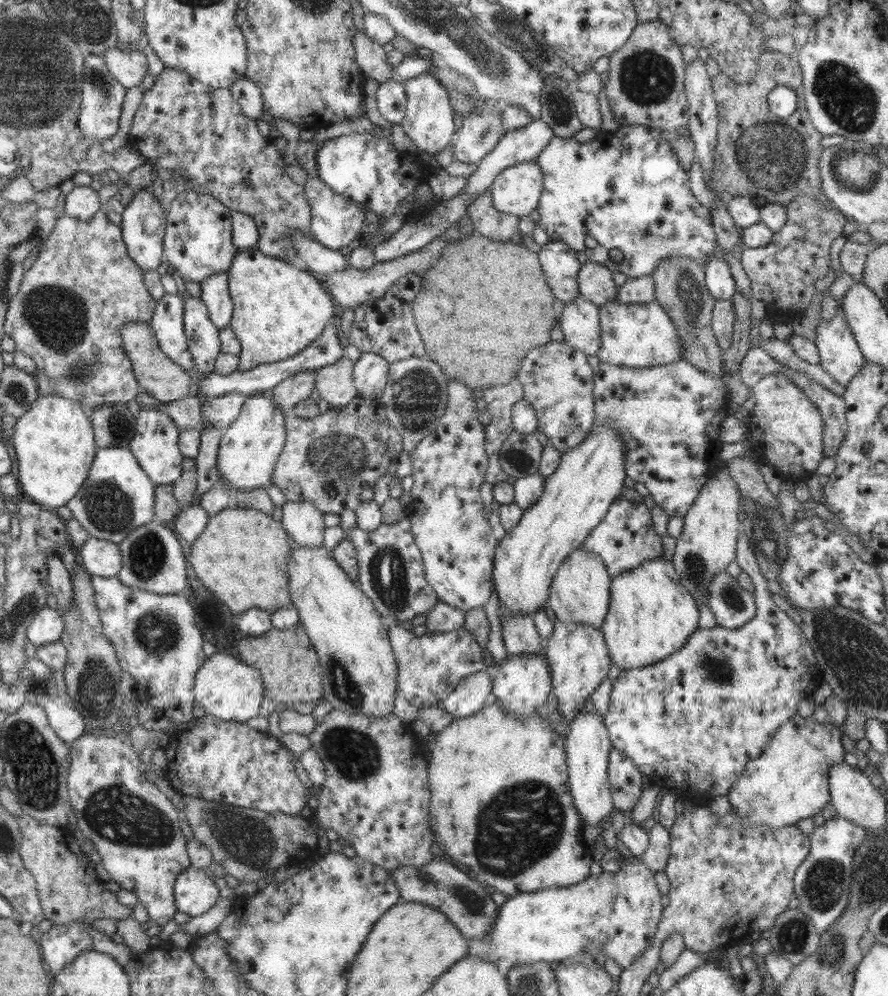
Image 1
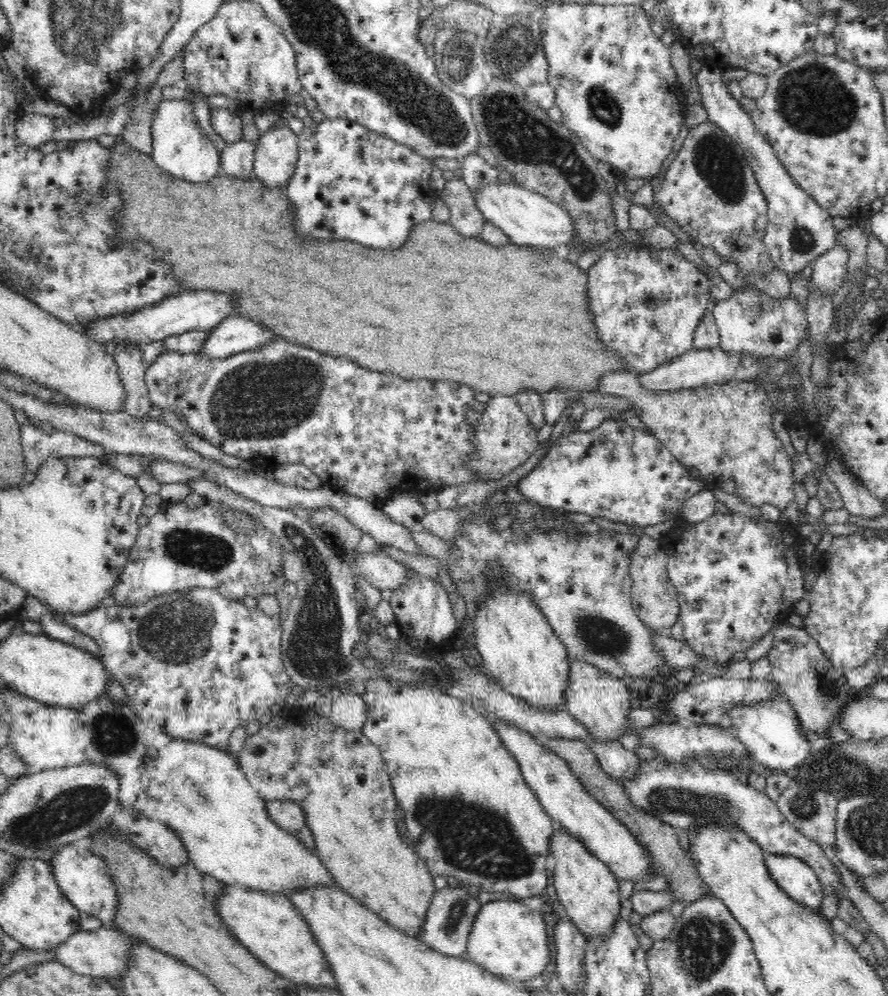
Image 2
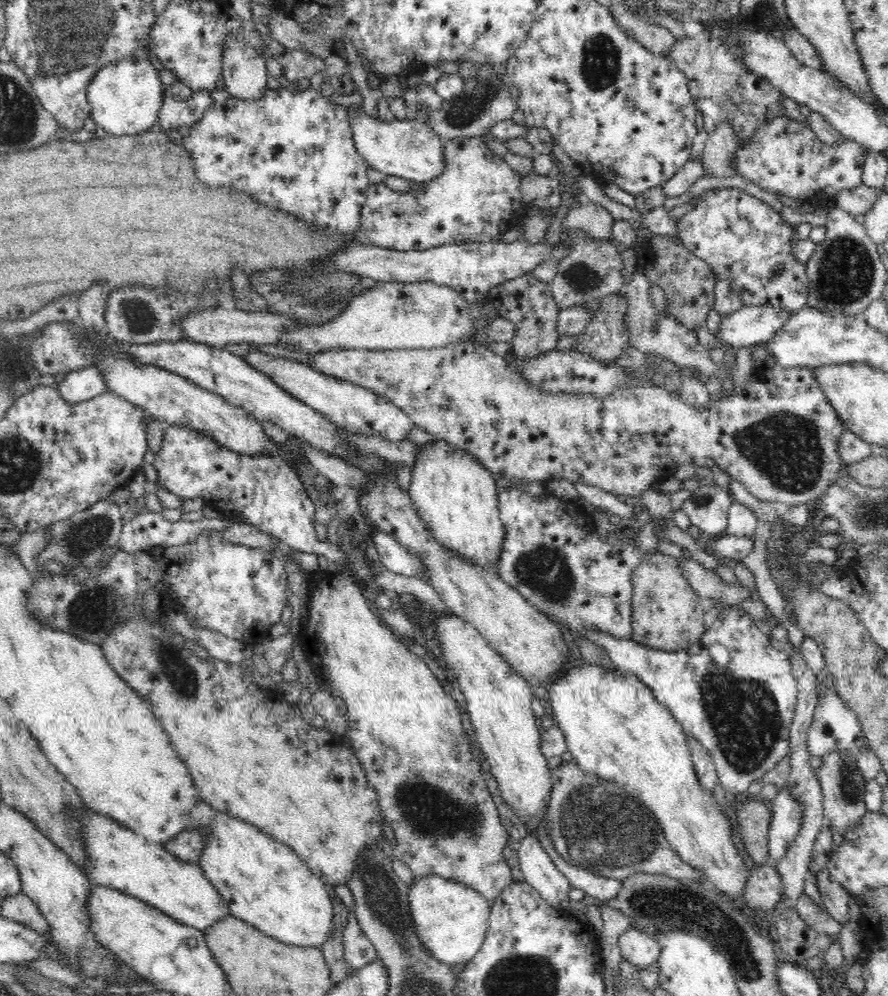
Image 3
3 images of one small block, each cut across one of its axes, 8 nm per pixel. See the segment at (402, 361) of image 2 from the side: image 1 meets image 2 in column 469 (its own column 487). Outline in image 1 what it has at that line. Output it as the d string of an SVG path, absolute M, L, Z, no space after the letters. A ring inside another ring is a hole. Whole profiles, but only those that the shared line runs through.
M478 231L469 235L445 244L438 261L423 276L422 291L414 298L412 308L420 338L426 344L426 356L442 367L448 379L463 382L479 394L486 387L505 385L517 377L524 354L551 341L550 331L559 314L536 252L522 243L491 240Z

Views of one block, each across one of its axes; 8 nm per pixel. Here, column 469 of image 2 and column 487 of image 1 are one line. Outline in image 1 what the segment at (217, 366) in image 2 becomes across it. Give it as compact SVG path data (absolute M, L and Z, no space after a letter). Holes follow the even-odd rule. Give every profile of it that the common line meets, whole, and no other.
M514 377L505 385L486 387L479 393L488 403L485 410L492 416L490 424L484 425L484 448L488 458L488 468L484 473L484 480L492 485L506 481L507 474L500 466L499 455L502 443L513 431L512 406L524 399L521 382Z

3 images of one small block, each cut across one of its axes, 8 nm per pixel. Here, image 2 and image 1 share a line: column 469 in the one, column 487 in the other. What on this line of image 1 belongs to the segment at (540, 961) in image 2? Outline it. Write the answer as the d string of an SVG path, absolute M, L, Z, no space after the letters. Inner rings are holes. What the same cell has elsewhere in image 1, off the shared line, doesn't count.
M633 855L628 859L624 858L622 864L620 864L620 868L614 872L603 871L600 875L588 875L584 881L572 884L568 887L544 888L539 891L525 892L516 896L510 896L508 897L508 900L498 908L498 920L496 920L494 928L490 930L491 934L484 941L468 940L469 954L493 963L499 962L500 958L506 958L511 960L514 966L526 963L535 963L538 961L546 961L549 963L560 962L560 960L572 958L572 956L576 956L576 954L580 954L580 952L584 952L584 950L586 950L586 952L590 952L592 955L595 955L597 952L602 952L602 954L607 956L607 958L612 958L612 960L614 960L614 962L622 968L622 971L624 971L630 966L630 964L636 962L638 958L642 958L642 954L650 948L655 940L655 935L659 932L658 924L660 924L660 920L662 920L664 904L662 904L662 895L660 894L660 890L656 887L654 874L655 872L648 868L646 863L642 861L642 857Z

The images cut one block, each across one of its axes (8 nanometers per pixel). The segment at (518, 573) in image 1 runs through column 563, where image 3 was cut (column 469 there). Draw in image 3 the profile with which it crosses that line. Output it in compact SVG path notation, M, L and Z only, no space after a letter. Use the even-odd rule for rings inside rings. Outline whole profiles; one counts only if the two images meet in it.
M435 437L434 442L424 444L411 470L411 482L408 493L422 524L444 547L462 558L481 566L494 568L502 552L504 527L499 515L498 490L493 474L466 450L456 448L445 440Z

